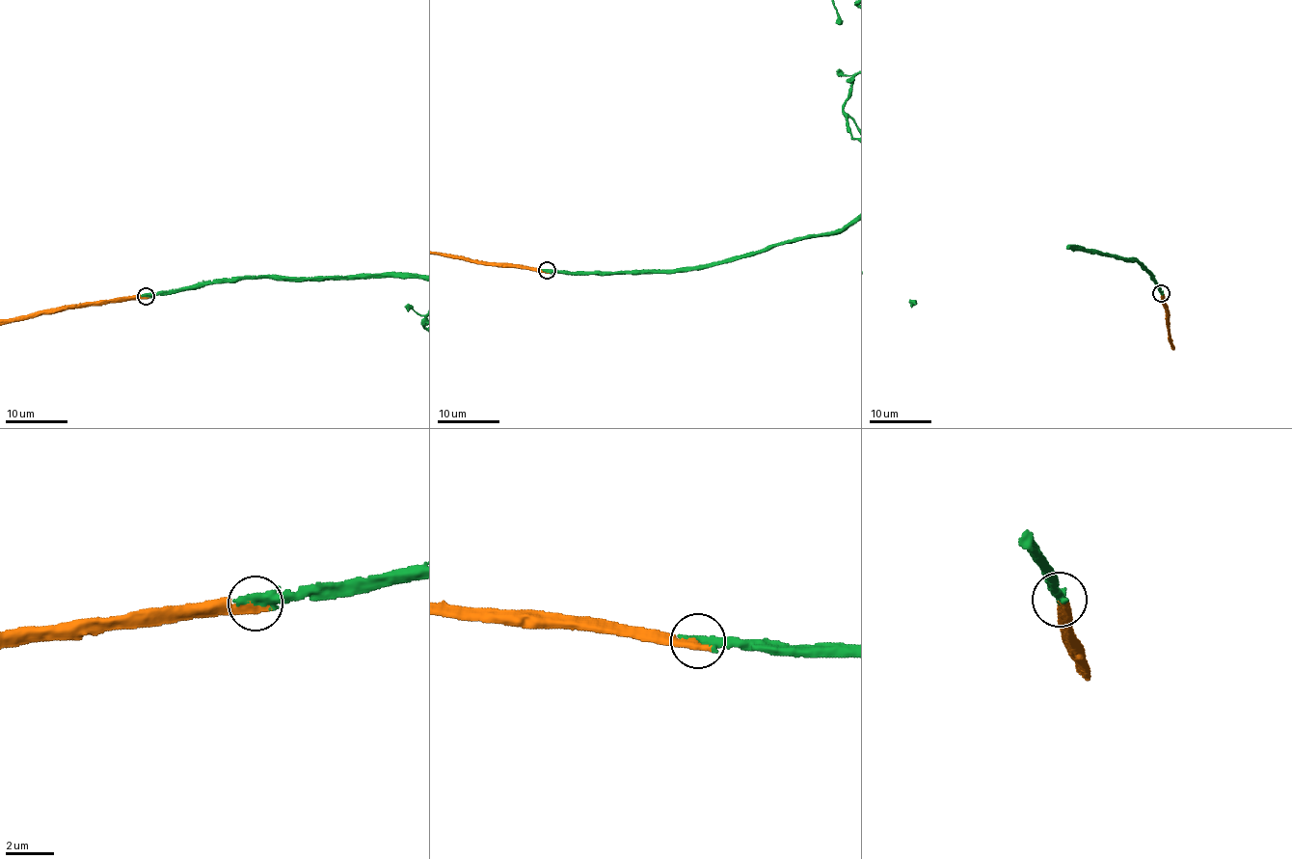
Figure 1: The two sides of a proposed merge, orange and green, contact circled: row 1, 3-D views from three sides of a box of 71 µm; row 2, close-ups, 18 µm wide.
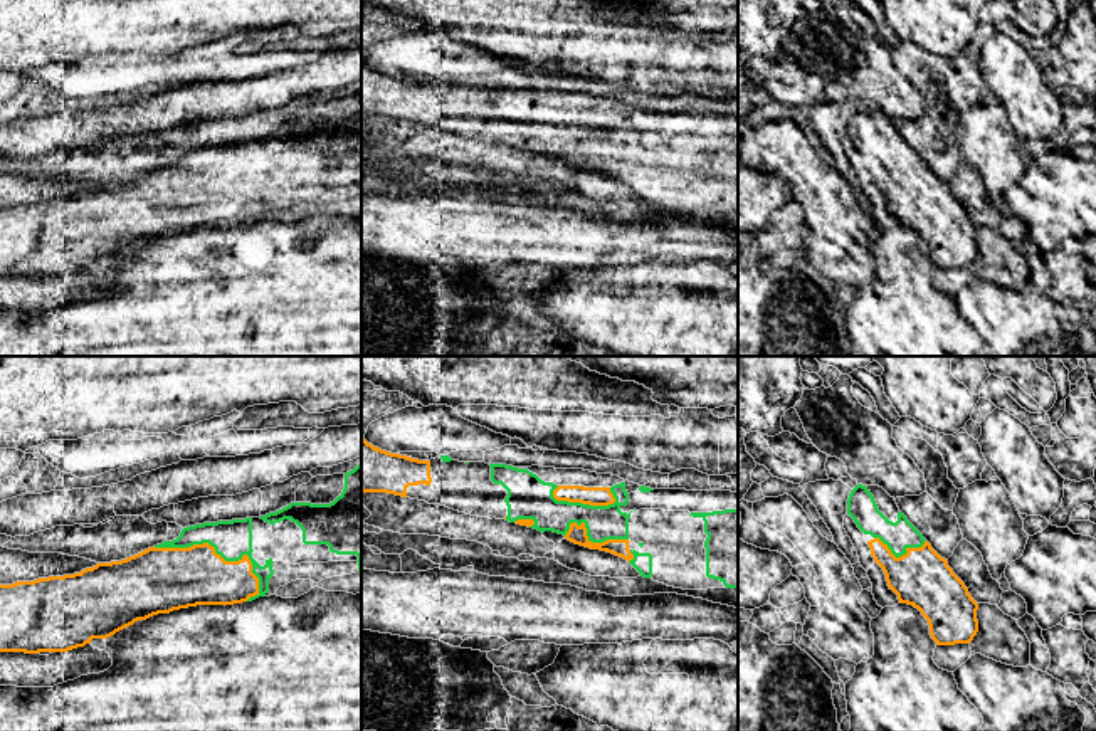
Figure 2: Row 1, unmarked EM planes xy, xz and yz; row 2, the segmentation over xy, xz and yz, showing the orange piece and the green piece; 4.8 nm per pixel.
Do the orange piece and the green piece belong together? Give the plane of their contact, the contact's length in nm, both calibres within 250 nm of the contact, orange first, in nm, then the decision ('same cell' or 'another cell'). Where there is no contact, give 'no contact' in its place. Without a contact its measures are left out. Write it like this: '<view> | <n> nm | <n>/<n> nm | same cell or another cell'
xy | 550 nm | 300/180 nm | same cell

